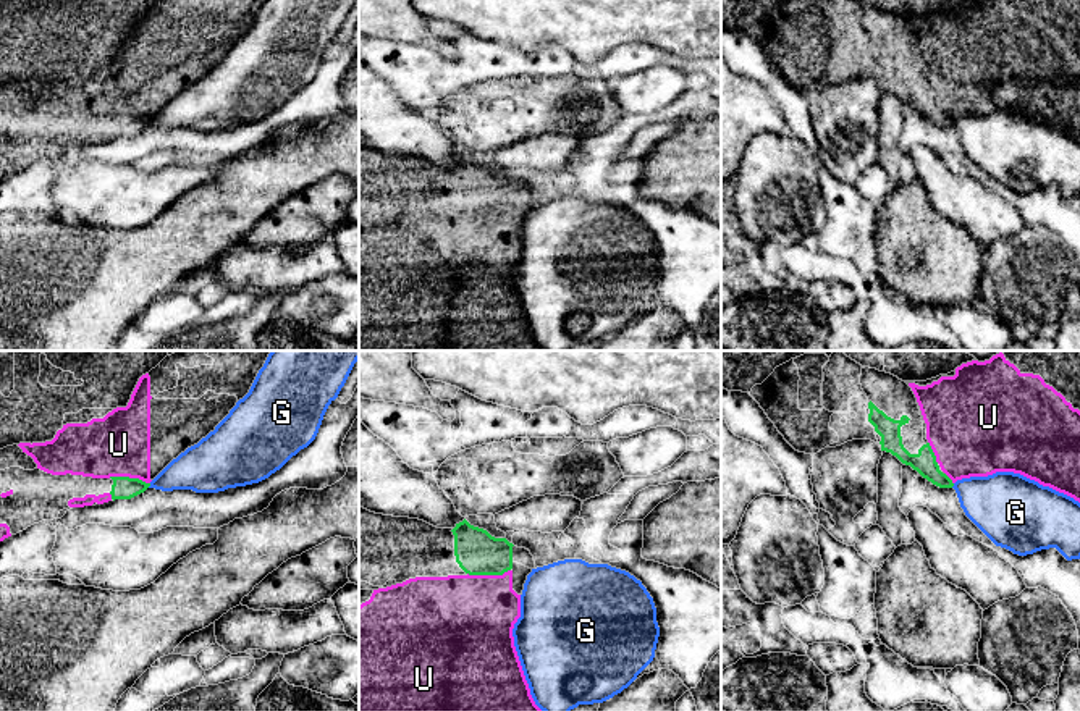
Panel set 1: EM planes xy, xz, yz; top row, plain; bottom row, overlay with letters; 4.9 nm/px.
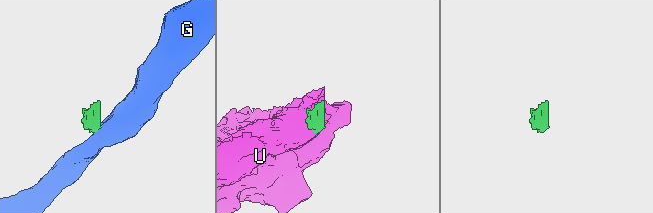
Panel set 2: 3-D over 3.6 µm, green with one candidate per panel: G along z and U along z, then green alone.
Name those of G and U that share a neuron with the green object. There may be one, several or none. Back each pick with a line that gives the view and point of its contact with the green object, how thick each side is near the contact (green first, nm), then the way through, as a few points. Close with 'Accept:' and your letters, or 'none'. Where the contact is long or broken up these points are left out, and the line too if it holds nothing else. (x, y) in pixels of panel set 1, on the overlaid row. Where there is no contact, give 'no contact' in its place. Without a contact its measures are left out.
U: contact xz (489, 574); calibres 220 and 440 nm
Accept: U

